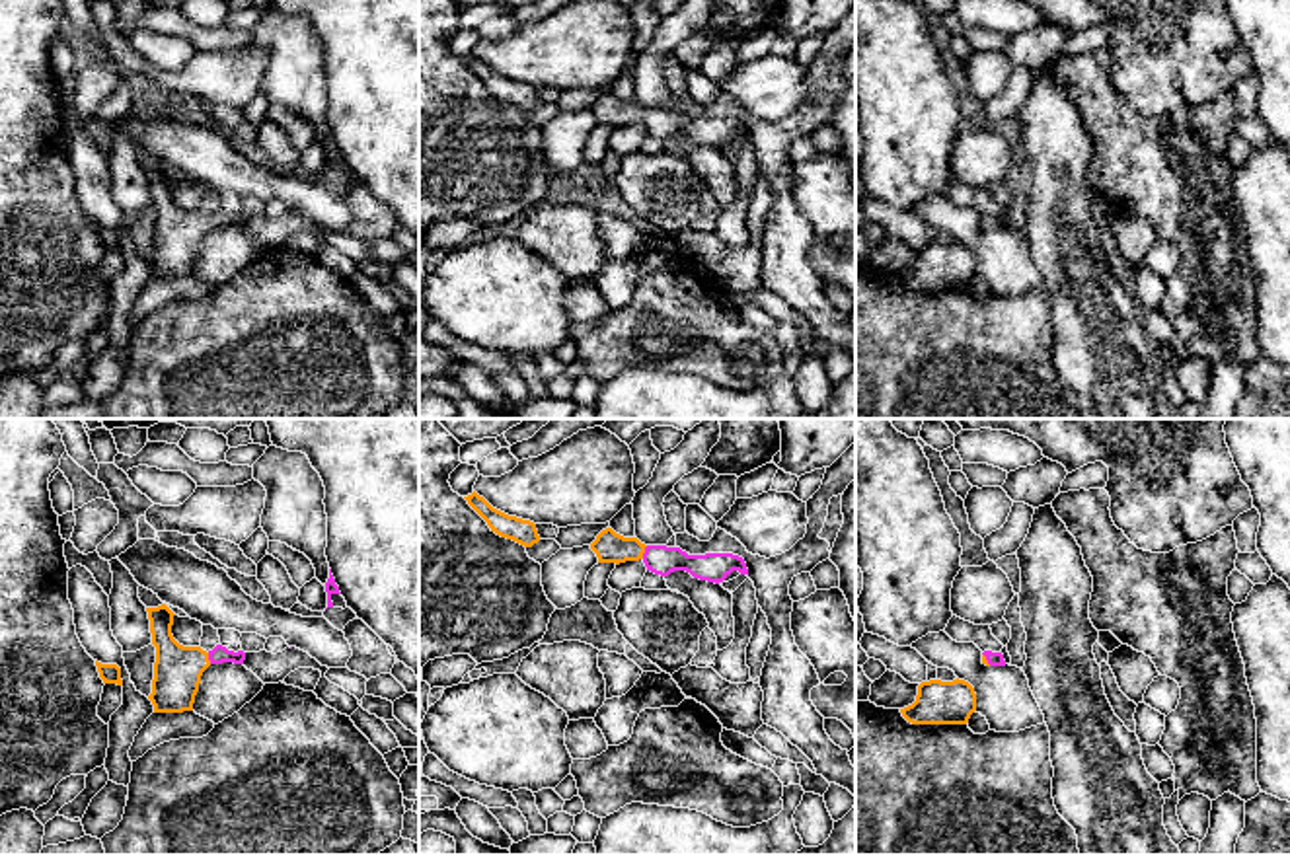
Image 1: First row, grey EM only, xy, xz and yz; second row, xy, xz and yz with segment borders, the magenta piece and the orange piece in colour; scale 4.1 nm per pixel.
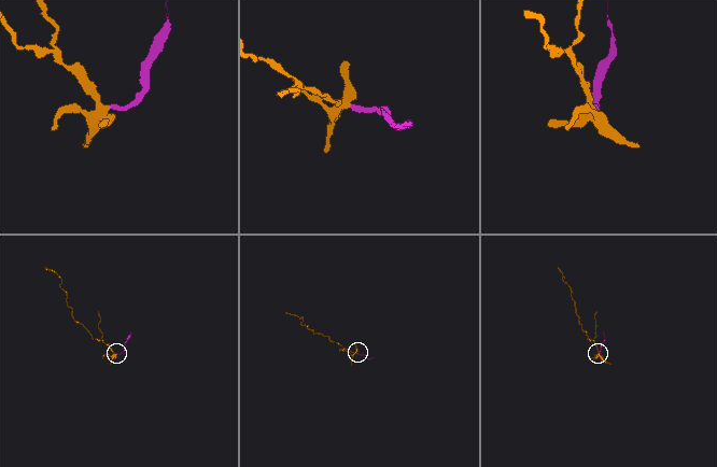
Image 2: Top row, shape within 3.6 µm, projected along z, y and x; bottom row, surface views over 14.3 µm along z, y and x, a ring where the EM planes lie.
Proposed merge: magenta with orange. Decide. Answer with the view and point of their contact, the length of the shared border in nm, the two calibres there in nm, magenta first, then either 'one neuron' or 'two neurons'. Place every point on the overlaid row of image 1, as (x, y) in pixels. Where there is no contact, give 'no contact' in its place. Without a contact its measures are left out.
xz (645, 552) | 60 nm | 120/130 nm | one neuron

